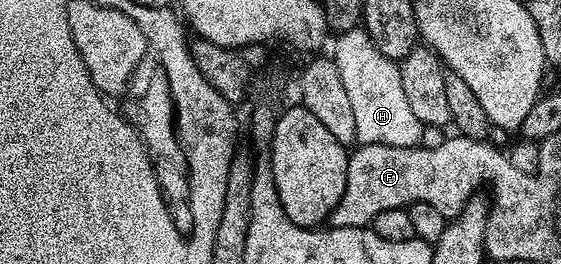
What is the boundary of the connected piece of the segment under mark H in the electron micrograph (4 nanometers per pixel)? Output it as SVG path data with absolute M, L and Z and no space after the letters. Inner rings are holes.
M358 26L340 33L333 44L331 58L339 70L339 78L347 89L351 110L355 110L356 143L382 144L400 148L416 148L422 143L423 125L411 110L403 95L400 67L394 61L386 60L385 55L375 46L375 42Z

